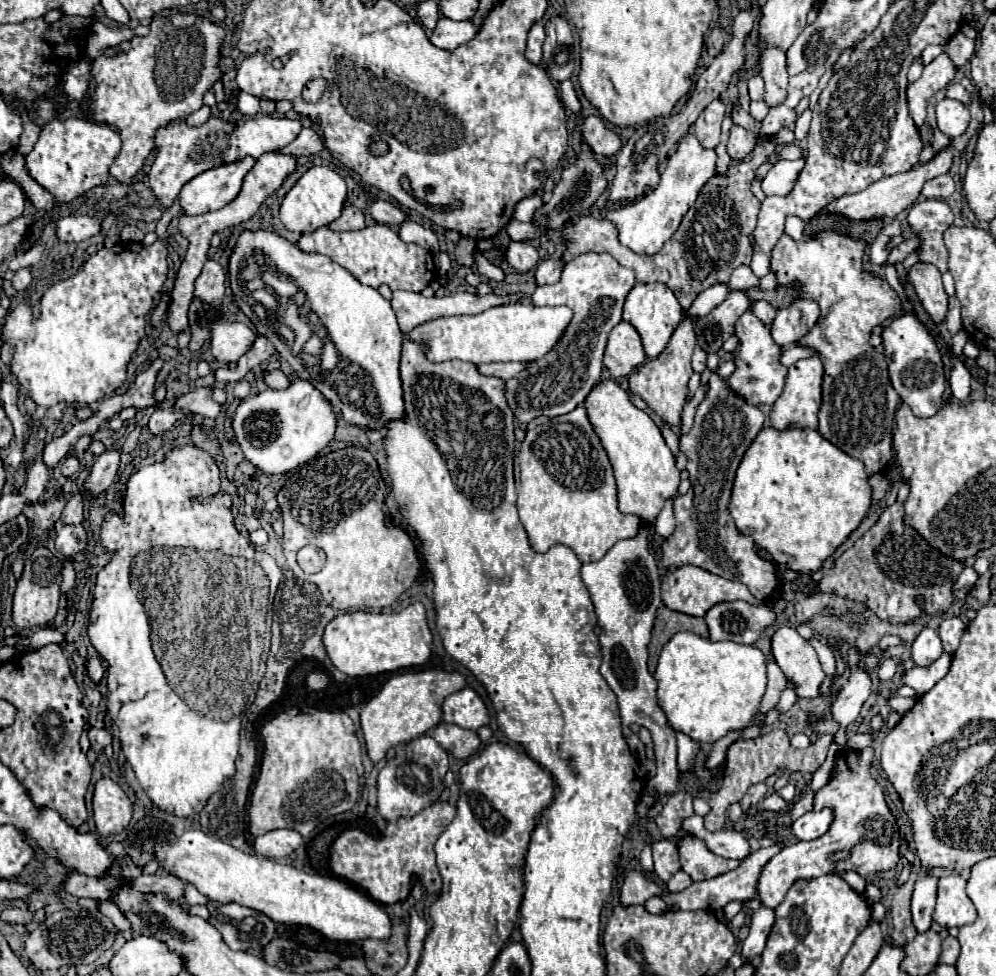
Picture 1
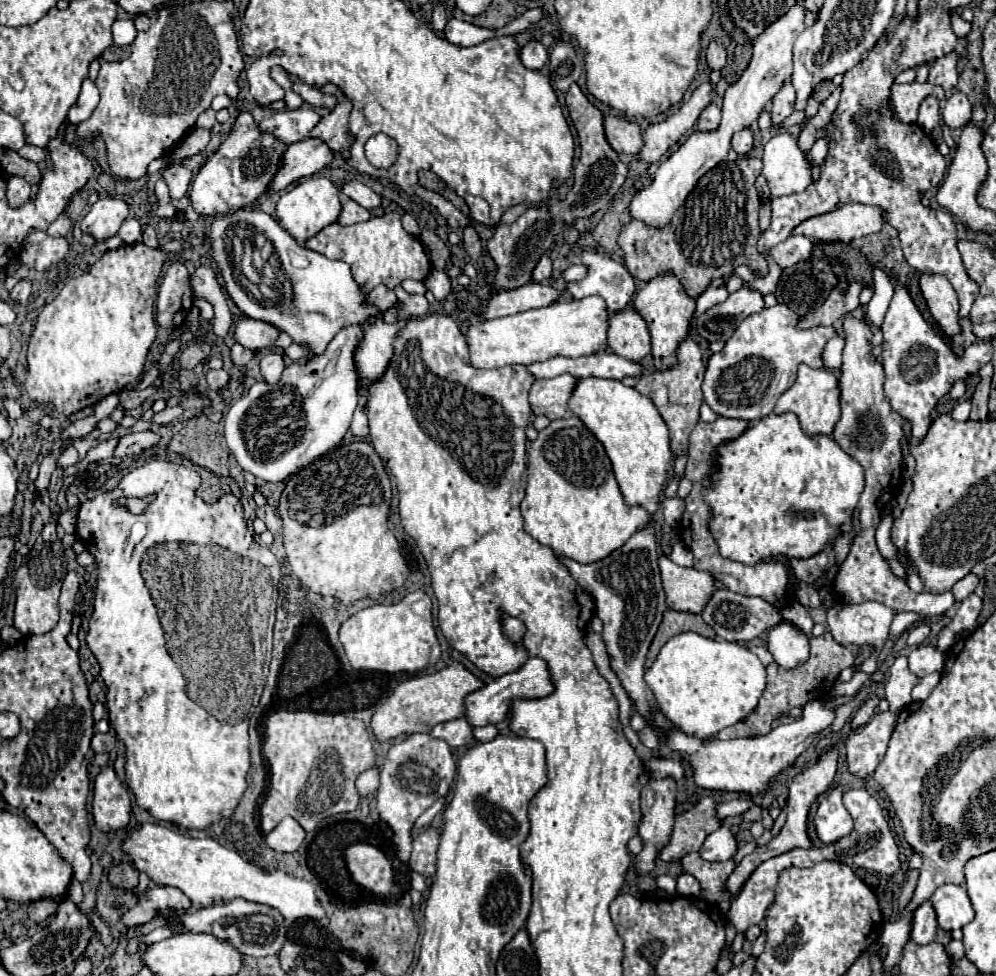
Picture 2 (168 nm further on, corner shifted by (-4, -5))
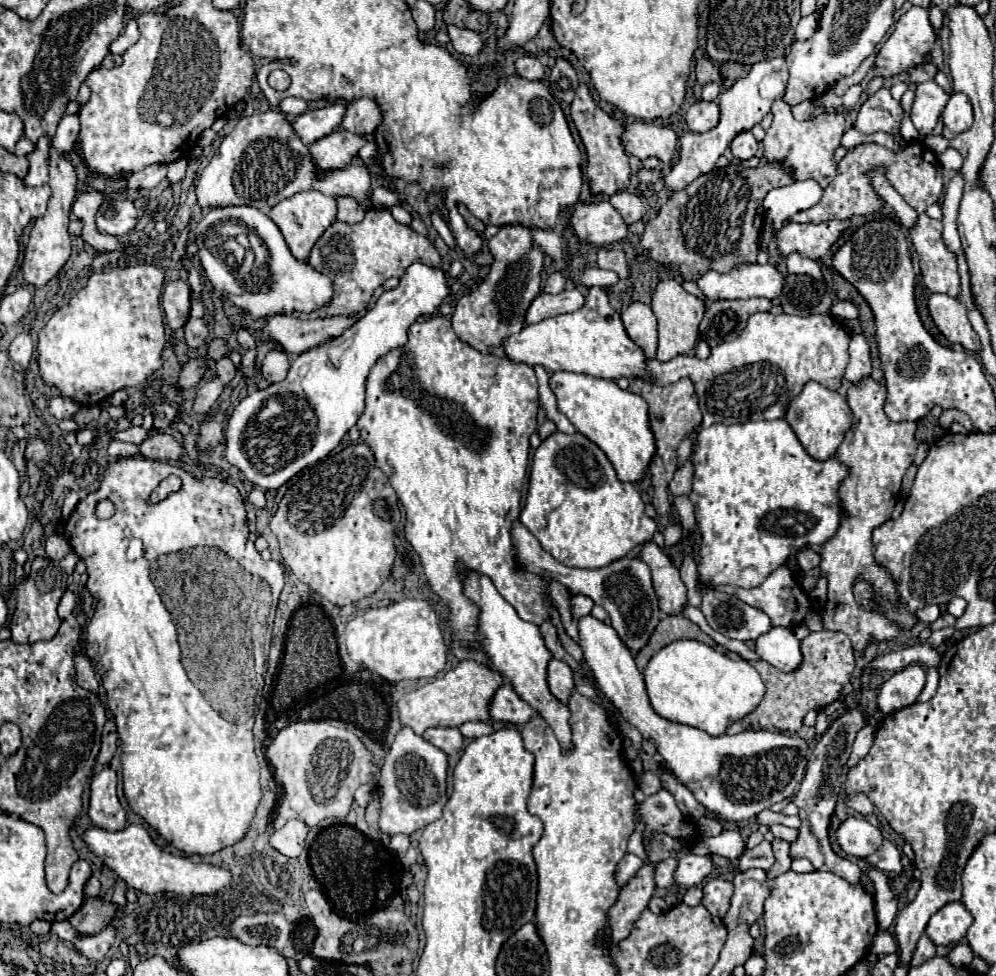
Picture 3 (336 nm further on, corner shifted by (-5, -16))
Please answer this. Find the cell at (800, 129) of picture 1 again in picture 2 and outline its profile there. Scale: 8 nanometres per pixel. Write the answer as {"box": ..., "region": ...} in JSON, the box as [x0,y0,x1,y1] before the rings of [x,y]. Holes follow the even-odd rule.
{"box":[764,133,812,199],"region":[[[790,133],[774,135],[764,145],[764,169],[772,199],[802,193],[812,183],[812,165],[796,145]]]}

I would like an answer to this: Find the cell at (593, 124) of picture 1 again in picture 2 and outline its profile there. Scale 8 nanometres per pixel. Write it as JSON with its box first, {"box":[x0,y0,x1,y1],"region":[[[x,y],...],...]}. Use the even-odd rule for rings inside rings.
{"box":[604,117,642,155],"region":[[[606,117],[604,133],[606,141],[616,153],[638,155],[638,151],[642,149],[642,131],[634,121],[622,117]]]}

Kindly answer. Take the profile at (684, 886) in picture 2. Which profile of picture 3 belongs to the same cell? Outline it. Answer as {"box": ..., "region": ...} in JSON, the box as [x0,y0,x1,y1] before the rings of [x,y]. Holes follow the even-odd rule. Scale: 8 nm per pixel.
{"box":[683,886,703,906],"region":[[[699,886],[687,888],[685,894],[683,894],[683,902],[689,904],[689,906],[697,906],[697,904],[701,904],[701,898],[703,898],[703,890],[701,890]]]}

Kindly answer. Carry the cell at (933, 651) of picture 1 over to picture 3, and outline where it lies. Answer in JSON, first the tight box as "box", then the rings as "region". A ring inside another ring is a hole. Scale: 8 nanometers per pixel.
{"box":[877,666,925,714],"region":[[[907,666],[899,672],[895,672],[879,692],[877,706],[883,714],[893,714],[899,708],[905,708],[913,704],[919,696],[919,692],[925,686],[925,672],[921,666]]]}

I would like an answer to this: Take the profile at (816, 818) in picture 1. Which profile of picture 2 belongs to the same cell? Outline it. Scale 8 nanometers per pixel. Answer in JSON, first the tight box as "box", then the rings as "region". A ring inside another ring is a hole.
{"box":[814,787,852,843],"region":[[[834,787],[830,789],[822,801],[820,807],[814,815],[814,827],[816,827],[816,835],[820,837],[822,843],[834,843],[840,837],[848,835],[852,831],[852,817],[846,811],[844,803],[842,803],[842,787]]]}

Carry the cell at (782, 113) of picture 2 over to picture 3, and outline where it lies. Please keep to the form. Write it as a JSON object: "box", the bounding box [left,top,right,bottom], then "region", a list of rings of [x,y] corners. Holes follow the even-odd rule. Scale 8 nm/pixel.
{"box":[763,100,845,188],"region":[[[775,100],[771,112],[773,112],[773,124],[767,128],[763,138],[767,162],[787,170],[793,176],[793,180],[811,178],[821,188],[827,188],[837,172],[837,162],[833,158],[833,152],[841,144],[841,136],[845,132],[845,114],[837,110],[821,112],[819,118],[799,122],[793,118],[791,106],[783,100]]]}

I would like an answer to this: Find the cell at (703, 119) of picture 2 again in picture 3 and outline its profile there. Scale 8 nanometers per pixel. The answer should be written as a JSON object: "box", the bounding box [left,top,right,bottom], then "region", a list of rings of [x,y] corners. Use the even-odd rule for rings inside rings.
{"box":[685,102,719,132],"region":[[[695,102],[685,114],[687,126],[691,132],[707,132],[719,122],[719,106],[717,102]]]}

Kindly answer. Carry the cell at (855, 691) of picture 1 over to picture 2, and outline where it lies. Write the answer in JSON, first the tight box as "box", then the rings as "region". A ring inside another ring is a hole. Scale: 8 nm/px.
{"box":[654,699,838,795],"region":[[[818,699],[808,701],[802,707],[802,717],[794,719],[792,723],[778,725],[768,735],[754,737],[754,739],[728,739],[728,741],[700,741],[696,737],[684,735],[680,729],[676,729],[664,715],[656,713],[654,723],[662,729],[668,729],[668,735],[664,743],[668,743],[670,749],[680,751],[686,761],[690,761],[694,769],[694,781],[702,789],[712,791],[744,791],[750,795],[756,795],[768,787],[776,779],[776,775],[784,769],[788,769],[796,757],[820,735],[826,727],[830,727],[836,719],[838,707],[820,705]]]}

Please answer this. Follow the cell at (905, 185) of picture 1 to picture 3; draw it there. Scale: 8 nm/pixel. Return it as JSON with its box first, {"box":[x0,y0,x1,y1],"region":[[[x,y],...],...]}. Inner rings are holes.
{"box":[777,220,849,258],"region":[[[829,220],[821,224],[785,224],[777,232],[777,250],[781,258],[799,252],[805,258],[821,258],[841,232],[849,226],[849,220]]]}

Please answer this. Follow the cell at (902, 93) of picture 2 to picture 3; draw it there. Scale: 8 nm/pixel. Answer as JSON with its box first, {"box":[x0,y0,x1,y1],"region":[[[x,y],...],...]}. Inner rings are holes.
{"box":[853,88,901,136],"region":[[[879,88],[861,104],[853,128],[857,128],[861,134],[873,134],[877,130],[883,130],[899,136],[899,120],[901,104],[891,98],[891,92],[887,88]]]}

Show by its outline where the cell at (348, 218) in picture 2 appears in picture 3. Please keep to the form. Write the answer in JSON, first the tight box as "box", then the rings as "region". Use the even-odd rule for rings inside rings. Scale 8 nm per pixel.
{"box":[337,196,365,224],"region":[[[339,196],[337,198],[337,220],[347,222],[347,224],[355,224],[361,222],[365,214],[365,208],[351,196]]]}

